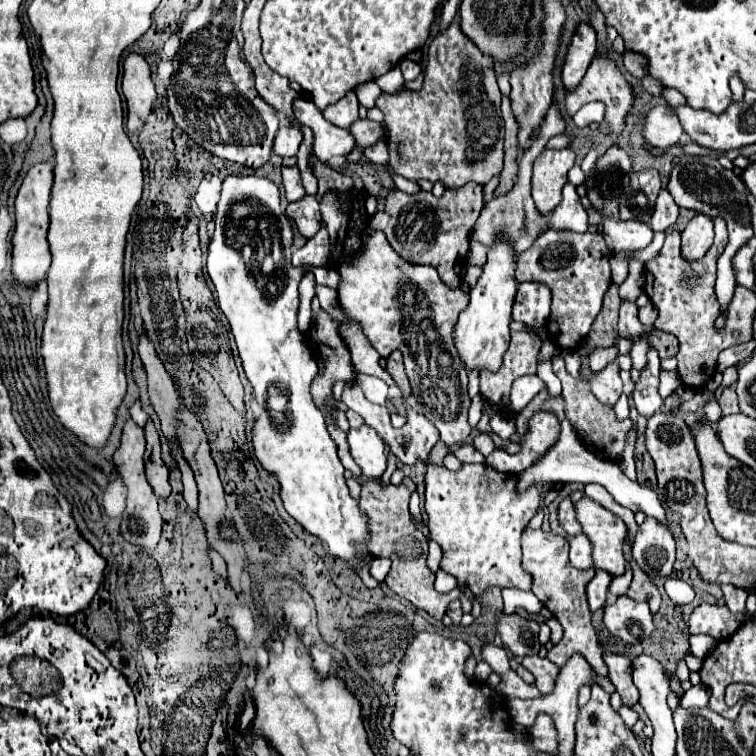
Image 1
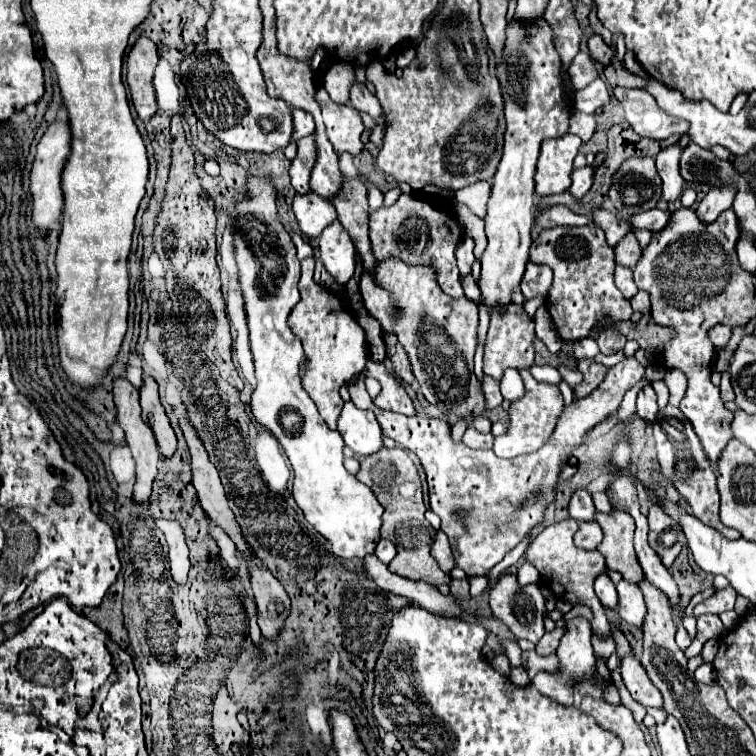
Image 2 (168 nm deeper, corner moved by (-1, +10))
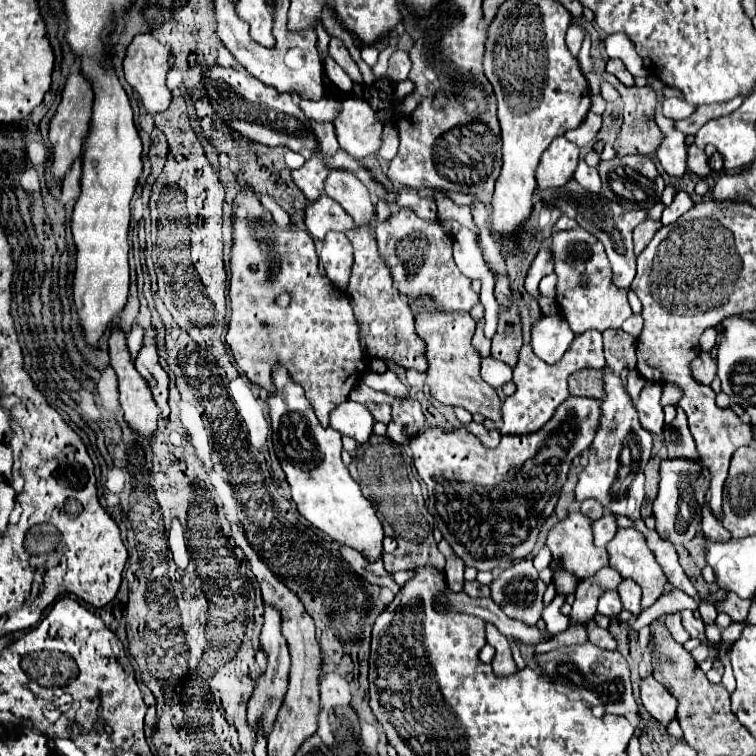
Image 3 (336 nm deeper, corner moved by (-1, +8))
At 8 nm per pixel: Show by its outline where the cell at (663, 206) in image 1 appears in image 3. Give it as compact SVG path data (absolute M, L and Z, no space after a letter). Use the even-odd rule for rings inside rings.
M650 77L648 85L655 91L657 95L657 104L655 108L655 122L661 128L661 132L665 134L665 142L659 146L657 150L657 160L661 164L661 168L673 176L673 178L681 178L685 174L685 158L687 158L687 146L685 146L685 134L673 128L673 120L665 118L662 114L662 104L665 97L662 94L664 84L657 78Z

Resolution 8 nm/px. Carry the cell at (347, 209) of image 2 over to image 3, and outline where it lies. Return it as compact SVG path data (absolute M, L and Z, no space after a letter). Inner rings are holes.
M355 226L347 234L353 250L355 250L355 264L353 264L353 274L351 282L347 288L349 302L353 306L355 318L359 322L359 332L361 332L361 348L369 358L377 356L383 360L393 360L405 370L417 370L425 372L425 344L421 338L415 334L415 324L413 324L413 310L411 306L401 298L399 290L393 286L393 278L383 262L383 258L377 252L375 236L369 226Z

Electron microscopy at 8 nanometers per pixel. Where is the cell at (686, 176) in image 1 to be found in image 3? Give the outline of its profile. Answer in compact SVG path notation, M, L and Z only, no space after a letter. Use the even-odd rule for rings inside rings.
M695 144L689 146L689 152L687 152L687 170L693 172L699 178L707 178L711 174L711 168L709 168L705 152L701 148L697 148Z

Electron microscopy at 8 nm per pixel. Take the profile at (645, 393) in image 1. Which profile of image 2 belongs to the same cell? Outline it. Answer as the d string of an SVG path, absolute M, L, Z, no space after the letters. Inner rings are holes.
M647 386L637 396L637 416L641 416L647 422L653 422L657 418L657 412L659 412L659 408L657 408L655 390L651 386Z

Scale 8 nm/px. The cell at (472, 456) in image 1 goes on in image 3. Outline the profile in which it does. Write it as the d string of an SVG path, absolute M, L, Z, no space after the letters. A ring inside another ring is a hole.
M471 422L471 424L467 426L467 430L469 430L471 434L475 434L475 436L481 440L481 444L483 444L483 446L487 446L487 448L495 448L495 446L499 444L499 440L501 440L499 430L489 432L483 424L475 424L475 422Z

